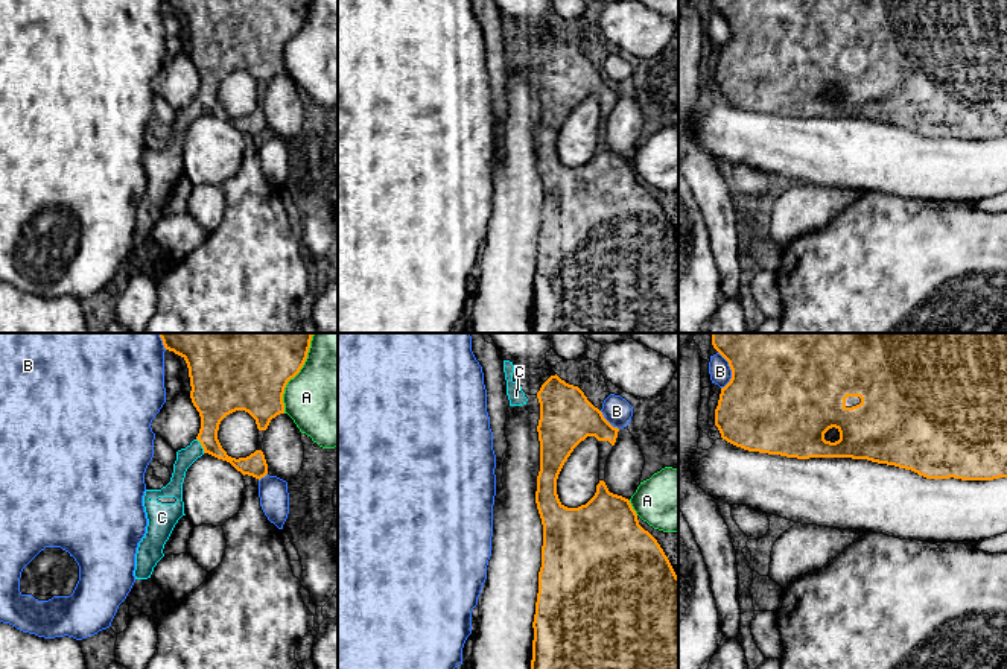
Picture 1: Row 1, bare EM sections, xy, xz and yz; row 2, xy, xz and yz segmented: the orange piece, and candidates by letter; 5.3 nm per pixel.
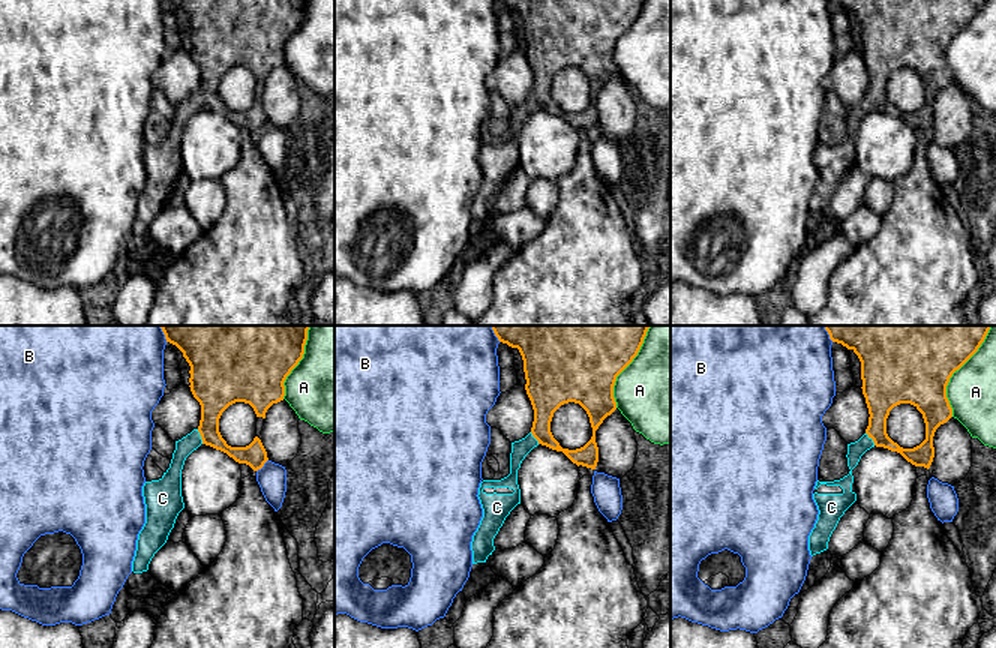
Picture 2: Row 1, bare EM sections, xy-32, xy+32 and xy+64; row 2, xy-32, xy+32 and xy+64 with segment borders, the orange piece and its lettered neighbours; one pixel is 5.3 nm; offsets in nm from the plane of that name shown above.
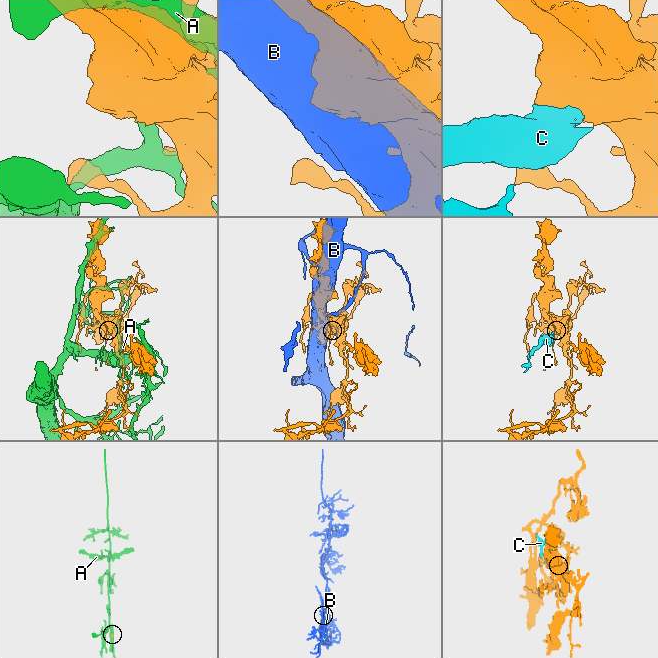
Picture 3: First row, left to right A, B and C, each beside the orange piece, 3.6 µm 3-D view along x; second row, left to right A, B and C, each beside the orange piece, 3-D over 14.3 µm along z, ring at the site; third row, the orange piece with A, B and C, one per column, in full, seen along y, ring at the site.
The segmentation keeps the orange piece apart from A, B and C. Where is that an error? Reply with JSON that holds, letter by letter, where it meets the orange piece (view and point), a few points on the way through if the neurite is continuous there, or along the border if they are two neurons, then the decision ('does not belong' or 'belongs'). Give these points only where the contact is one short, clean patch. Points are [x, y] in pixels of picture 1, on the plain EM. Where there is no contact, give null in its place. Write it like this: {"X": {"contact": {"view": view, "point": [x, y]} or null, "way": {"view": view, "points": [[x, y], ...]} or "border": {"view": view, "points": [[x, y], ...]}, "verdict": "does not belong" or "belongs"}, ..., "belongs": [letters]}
{"A": {"contact": {"view": "xy", "point": [292, 37]}, "verdict": "does not belong"}, "B": {"contact": {"view": "yz", "point": [730, 28]}, "verdict": "does not belong"}, "C": {"contact": {"view": "xy", "point": [201, 104]}, "verdict": "belongs"}, "belongs": ["C"]}

